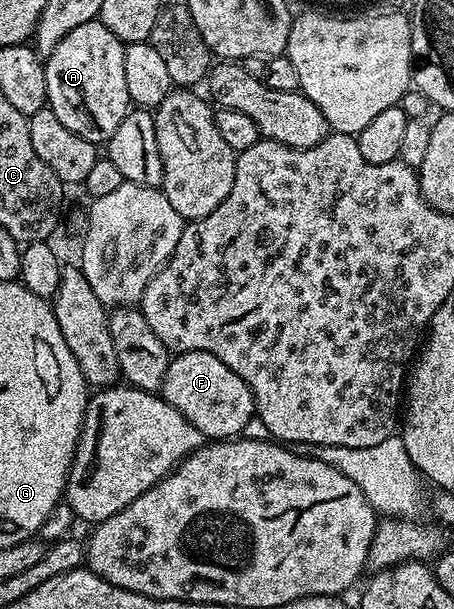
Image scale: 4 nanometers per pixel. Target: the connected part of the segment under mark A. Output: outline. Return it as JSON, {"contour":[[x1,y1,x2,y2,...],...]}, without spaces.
{"contour":[[94,19,75,27,62,39,59,47,44,58,47,79,47,107,59,115,63,127,71,127,75,135,94,143,108,143,115,135,115,127,123,123,129,114,131,102,127,95,127,82,123,76,123,51,125,45,99,19]]}

